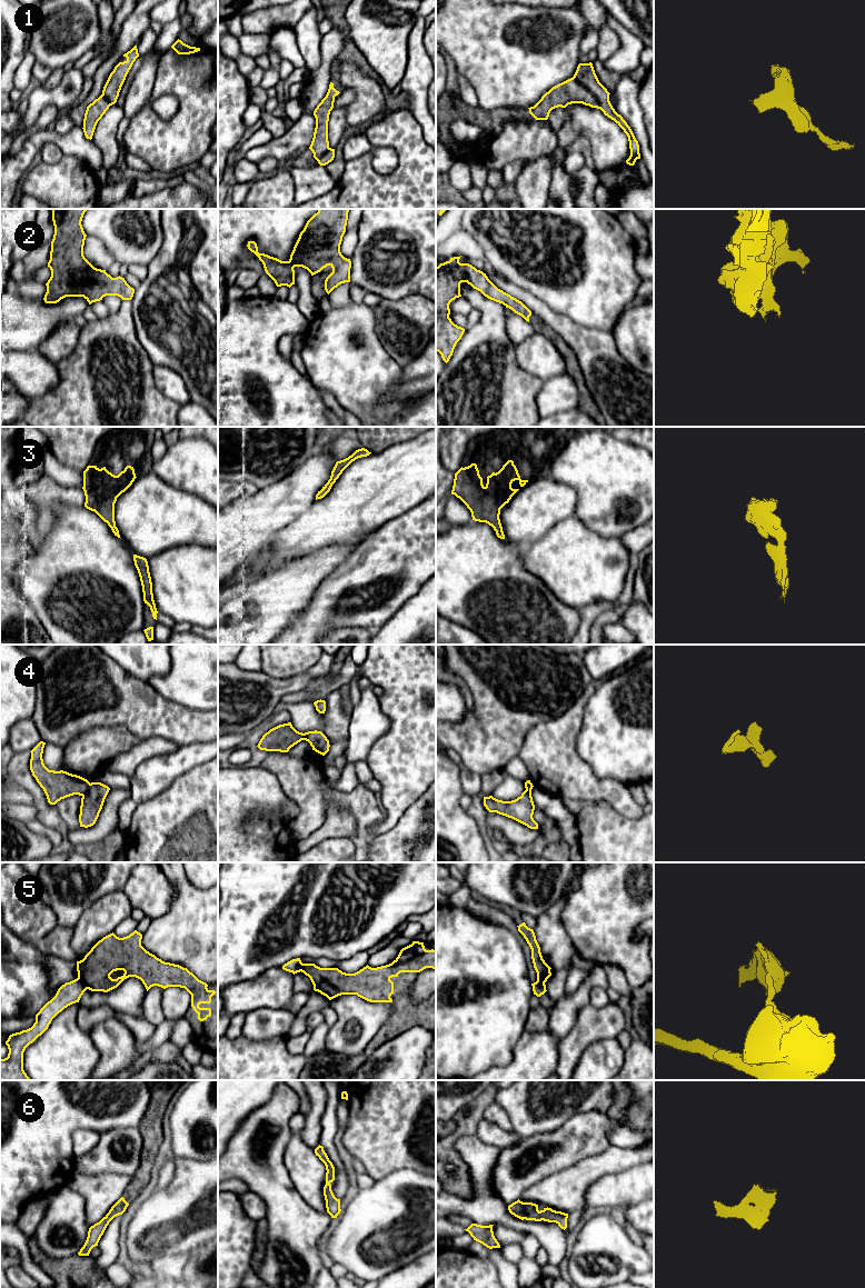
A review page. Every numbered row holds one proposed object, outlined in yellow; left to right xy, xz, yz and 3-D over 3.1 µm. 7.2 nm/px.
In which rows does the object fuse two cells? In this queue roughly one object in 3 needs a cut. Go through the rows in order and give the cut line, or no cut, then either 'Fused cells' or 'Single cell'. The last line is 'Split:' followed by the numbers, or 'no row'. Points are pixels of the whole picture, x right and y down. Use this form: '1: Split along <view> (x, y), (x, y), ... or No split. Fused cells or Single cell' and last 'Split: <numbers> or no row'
1: Split along yz (573, 77), (594, 96), (599, 108). Fused cells
2: No split. Single cell
3: No split. Single cell
4: Split along xy (90, 784), (82, 796). Fused cells
5: Split along xy (78, 977), (87, 988). Fused cells
6: No split. Single cell
Split: 1, 4, 5

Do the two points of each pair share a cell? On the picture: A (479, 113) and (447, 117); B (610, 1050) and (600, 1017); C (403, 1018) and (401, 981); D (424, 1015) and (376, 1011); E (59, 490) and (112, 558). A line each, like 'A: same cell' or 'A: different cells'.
A: same cell
B: different cells
C: same cell
D: different cells
E: different cells

